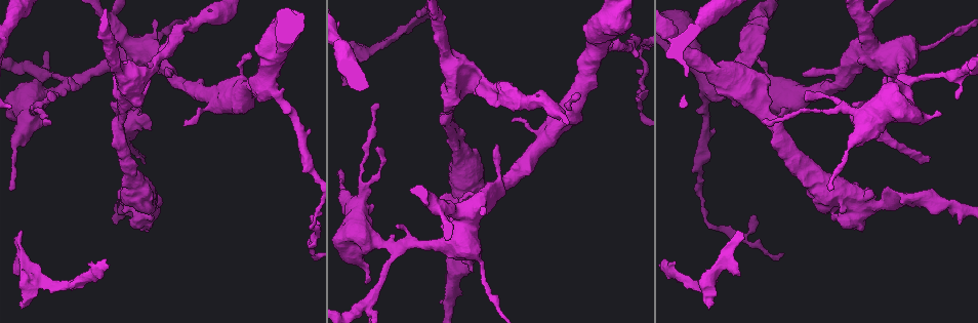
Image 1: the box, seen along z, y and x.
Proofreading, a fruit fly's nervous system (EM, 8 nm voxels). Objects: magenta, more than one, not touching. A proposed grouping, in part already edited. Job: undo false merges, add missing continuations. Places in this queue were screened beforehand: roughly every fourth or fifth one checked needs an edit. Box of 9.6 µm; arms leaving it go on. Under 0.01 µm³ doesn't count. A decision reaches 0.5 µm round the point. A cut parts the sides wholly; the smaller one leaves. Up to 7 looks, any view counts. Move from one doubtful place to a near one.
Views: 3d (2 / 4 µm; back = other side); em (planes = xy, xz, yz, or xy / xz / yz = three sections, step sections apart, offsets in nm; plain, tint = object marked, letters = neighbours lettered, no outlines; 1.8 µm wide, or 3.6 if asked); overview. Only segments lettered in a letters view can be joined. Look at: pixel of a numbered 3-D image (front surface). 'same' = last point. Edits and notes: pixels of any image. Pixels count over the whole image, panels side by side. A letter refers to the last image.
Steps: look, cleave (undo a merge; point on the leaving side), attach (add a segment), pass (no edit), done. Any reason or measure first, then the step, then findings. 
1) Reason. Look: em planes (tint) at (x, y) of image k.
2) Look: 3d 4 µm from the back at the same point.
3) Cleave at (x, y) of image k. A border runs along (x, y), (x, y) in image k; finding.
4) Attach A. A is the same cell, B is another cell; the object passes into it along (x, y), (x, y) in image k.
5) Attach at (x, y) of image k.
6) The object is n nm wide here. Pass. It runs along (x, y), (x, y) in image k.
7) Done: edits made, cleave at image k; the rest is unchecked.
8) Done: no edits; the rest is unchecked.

Tapers out. Look: em xz step 8 (letters) at (145, 157) of image 1.

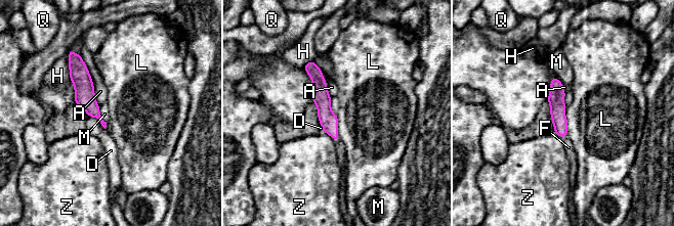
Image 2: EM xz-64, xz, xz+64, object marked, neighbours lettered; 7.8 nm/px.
Look: em planes (letters) at the same point.

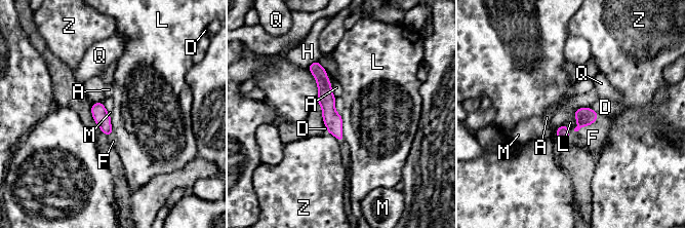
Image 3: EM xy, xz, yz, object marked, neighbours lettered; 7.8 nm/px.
The object is 120 nm wide here. Attach F. F is the same cell, A, D, H, L, M, Q and Z are other cells; the object passes into it along (586, 116), (592, 123), (593, 138) in image 3; it goes on there.

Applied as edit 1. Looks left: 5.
Abrupt turn. Look: 3d 4 µm from the back at (886, 57) of image 1.

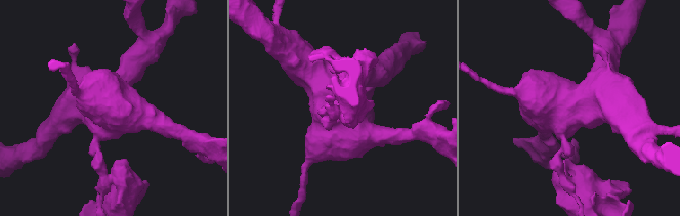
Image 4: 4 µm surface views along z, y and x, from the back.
Now the EM. Look: em 3.6 µm xy step 4 (tint) at (569, 107) of image 4.

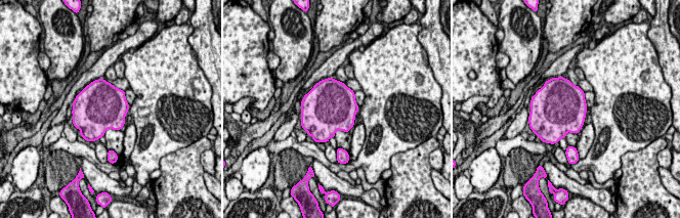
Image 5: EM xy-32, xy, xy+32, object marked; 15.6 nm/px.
Look: em 3.6 µm xy step 4 (letters) at the same point.

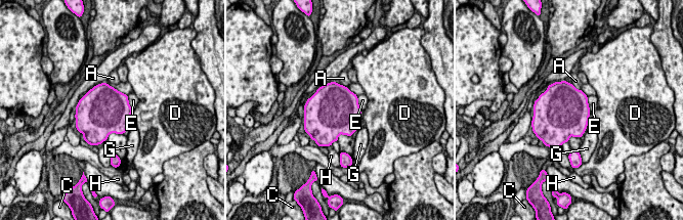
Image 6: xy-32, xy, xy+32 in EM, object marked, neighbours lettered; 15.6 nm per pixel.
The object is 750 nm wide here. Pass. A, C, D, E, G and H are other cells; a border runs along (587, 96), (591, 114) in image 6; one neuron here.

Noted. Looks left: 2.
Done: edits made, attach at image 3; the rest is unchecked.

